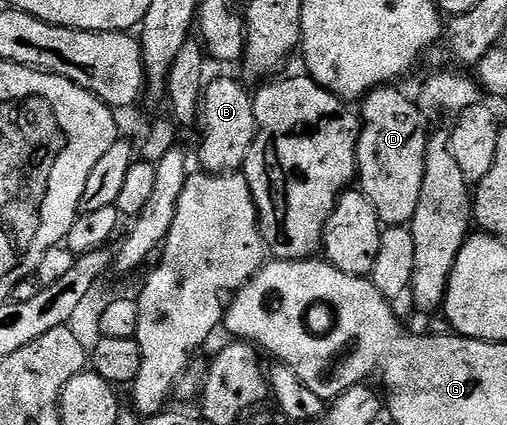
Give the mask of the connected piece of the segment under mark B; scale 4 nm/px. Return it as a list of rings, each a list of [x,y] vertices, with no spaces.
[[[210,78],[204,84],[204,94],[200,98],[199,126],[201,125],[201,163],[206,172],[214,175],[237,173],[245,166],[245,158],[257,133],[257,122],[253,112],[253,95],[245,92],[244,82],[236,83],[233,79]]]

